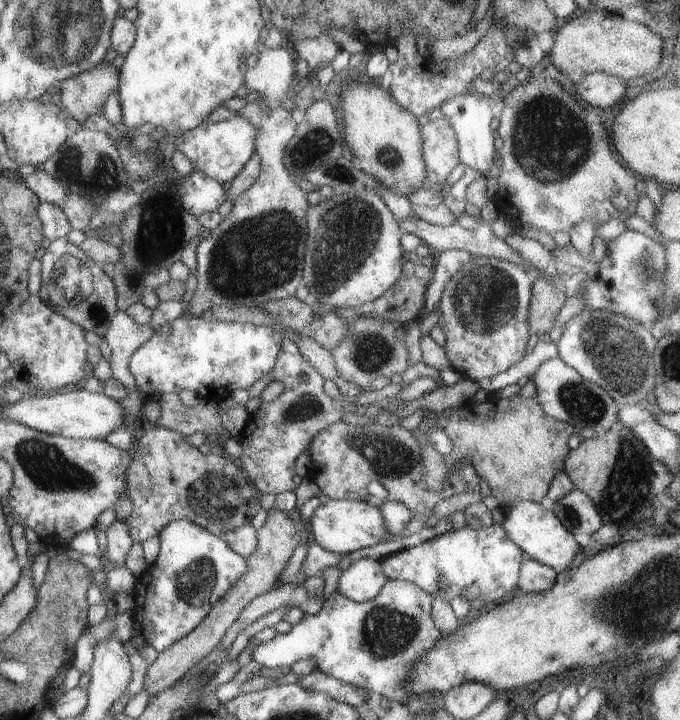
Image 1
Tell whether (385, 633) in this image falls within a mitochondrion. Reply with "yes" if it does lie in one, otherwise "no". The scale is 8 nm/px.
yes

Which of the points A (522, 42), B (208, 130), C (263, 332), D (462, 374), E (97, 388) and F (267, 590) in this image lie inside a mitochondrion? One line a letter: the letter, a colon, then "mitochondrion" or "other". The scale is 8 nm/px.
A: mitochondrion
B: other
C: other
D: other
E: other
F: other

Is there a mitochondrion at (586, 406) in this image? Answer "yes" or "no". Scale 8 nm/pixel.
yes

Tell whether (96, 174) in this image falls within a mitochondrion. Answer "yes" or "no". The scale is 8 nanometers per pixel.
yes

